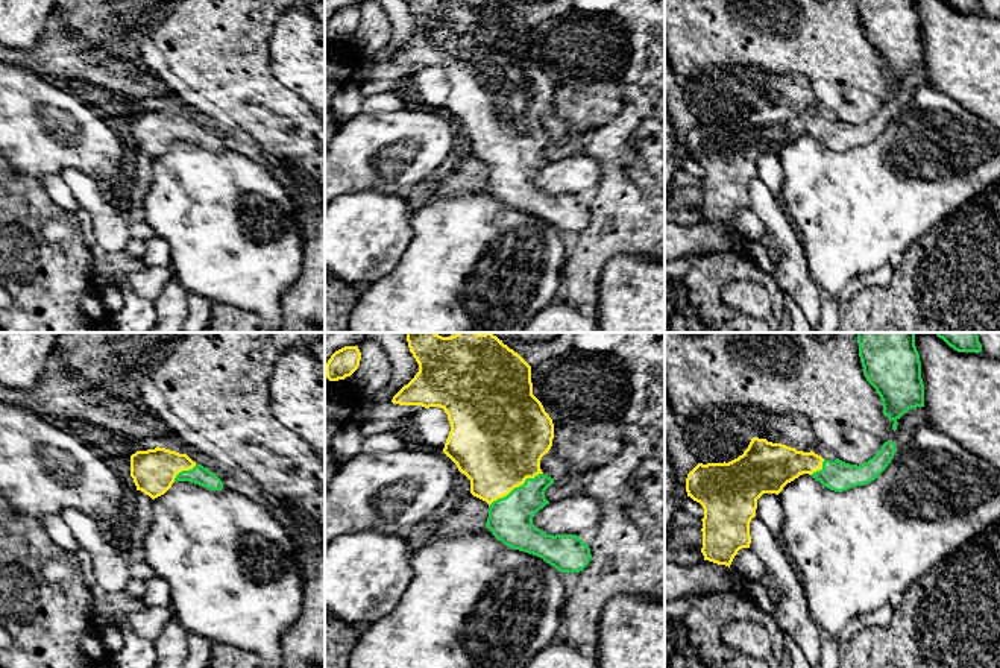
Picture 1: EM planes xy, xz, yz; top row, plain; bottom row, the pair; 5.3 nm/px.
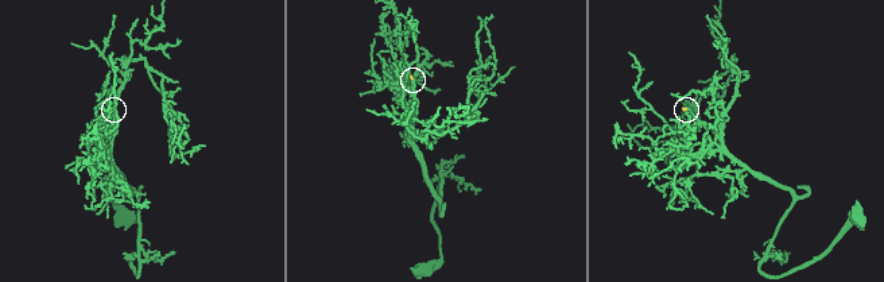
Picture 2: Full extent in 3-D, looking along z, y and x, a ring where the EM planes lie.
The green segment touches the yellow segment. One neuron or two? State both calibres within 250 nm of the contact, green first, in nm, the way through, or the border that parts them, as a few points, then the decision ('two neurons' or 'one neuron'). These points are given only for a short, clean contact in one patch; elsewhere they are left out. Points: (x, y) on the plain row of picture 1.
240/480 nm | across xz (510, 179), (515, 148), (504, 131), (498, 103) | one neuron

